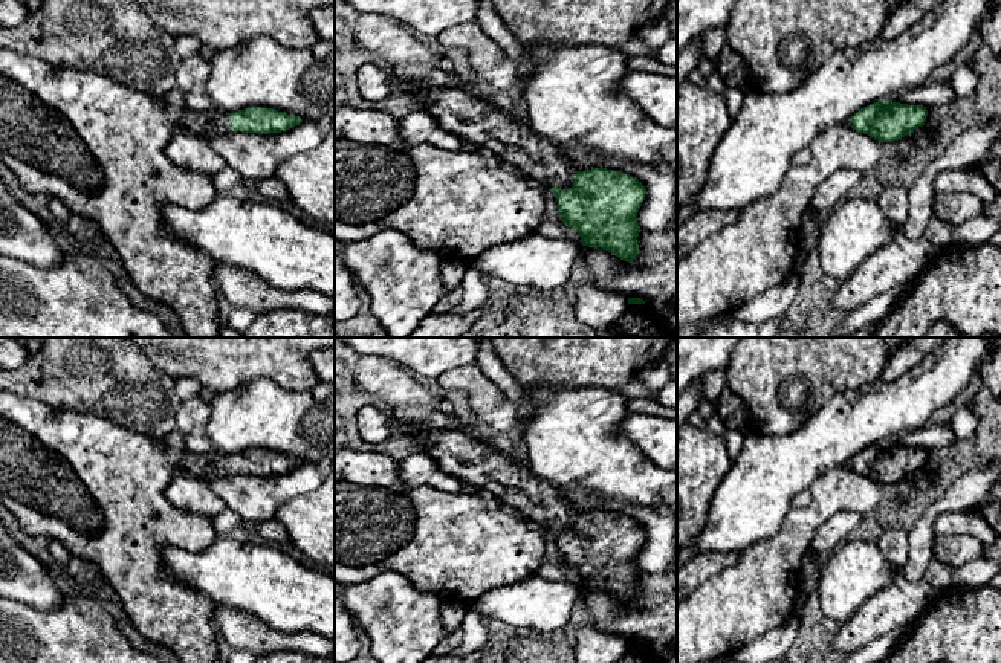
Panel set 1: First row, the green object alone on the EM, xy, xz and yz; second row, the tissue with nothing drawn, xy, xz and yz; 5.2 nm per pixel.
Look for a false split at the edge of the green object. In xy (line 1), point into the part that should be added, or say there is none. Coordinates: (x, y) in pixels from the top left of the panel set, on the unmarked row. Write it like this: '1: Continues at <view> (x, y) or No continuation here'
1: Continues at xy (213, 465)

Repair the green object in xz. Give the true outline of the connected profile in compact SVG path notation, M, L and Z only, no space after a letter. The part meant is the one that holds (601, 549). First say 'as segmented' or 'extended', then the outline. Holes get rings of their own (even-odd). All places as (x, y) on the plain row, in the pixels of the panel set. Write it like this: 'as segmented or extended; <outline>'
extended; M443 425L416 438L443 474L484 490L530 524L550 532L558 556L579 576L582 588L601 590L628 605L637 599L640 568L636 558L645 542L645 529L636 519L607 510L576 513L527 464L509 460L457 425Z

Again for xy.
extended; M217 449L205 454L186 452L179 460L182 474L212 481L229 474L257 477L281 475L300 467L303 461L274 451L252 449L228 455Z

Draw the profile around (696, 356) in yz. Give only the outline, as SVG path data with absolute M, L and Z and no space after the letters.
M677 338L677 396L714 370L726 368L744 338Z

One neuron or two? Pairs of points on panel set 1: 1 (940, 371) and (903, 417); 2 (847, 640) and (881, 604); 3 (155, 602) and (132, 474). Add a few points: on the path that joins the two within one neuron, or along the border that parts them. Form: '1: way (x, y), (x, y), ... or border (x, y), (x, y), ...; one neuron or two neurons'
1: way (929, 382), (905, 407); one neuron
2: way (856, 631), (874, 613); one neuron
3: way (135, 570), (132, 565), (132, 506); one neuron

